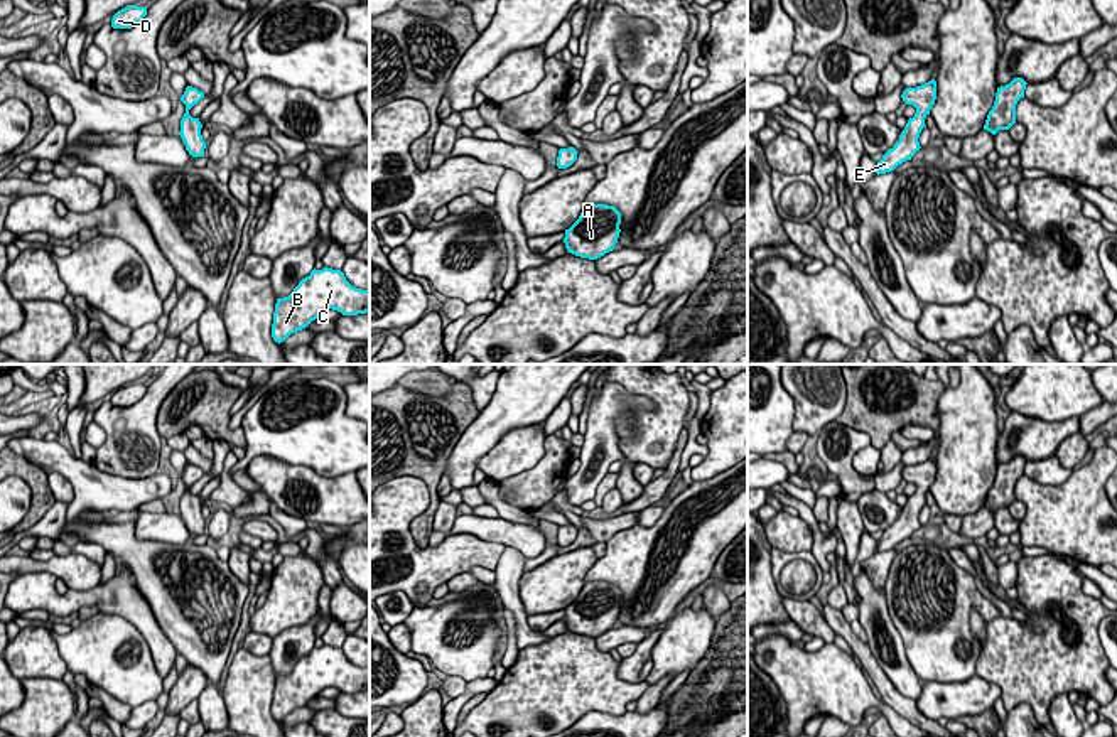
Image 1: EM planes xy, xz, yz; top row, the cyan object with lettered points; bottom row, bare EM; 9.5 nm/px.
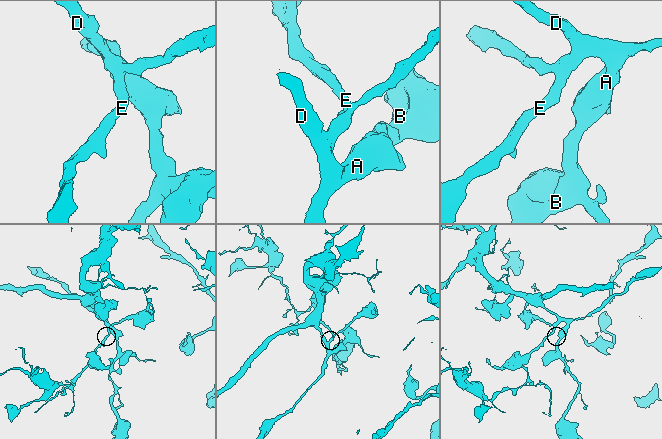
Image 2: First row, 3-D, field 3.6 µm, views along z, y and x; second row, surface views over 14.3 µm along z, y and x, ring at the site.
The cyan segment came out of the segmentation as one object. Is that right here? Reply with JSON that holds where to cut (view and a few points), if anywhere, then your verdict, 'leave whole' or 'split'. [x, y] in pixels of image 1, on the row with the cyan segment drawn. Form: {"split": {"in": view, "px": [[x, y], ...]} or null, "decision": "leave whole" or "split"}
{"split": null, "decision": "leave whole"}

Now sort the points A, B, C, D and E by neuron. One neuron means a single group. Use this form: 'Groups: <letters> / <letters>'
Groups: A B C D E

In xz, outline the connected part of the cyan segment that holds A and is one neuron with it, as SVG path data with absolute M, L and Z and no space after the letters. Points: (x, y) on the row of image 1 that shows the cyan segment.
M607 204L584 206L579 219L565 229L569 253L597 260L612 251L619 238L621 212Z

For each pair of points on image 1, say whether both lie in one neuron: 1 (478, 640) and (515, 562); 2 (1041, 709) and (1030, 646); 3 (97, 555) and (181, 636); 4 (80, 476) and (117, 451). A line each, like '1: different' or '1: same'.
1: different
2: same
3: different
4: different

